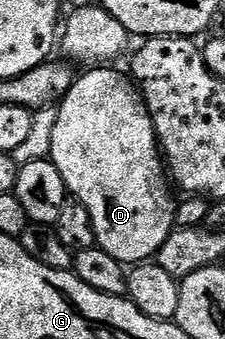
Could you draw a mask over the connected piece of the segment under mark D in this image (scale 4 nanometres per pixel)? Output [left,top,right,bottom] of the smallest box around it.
[49,67,176,263]

